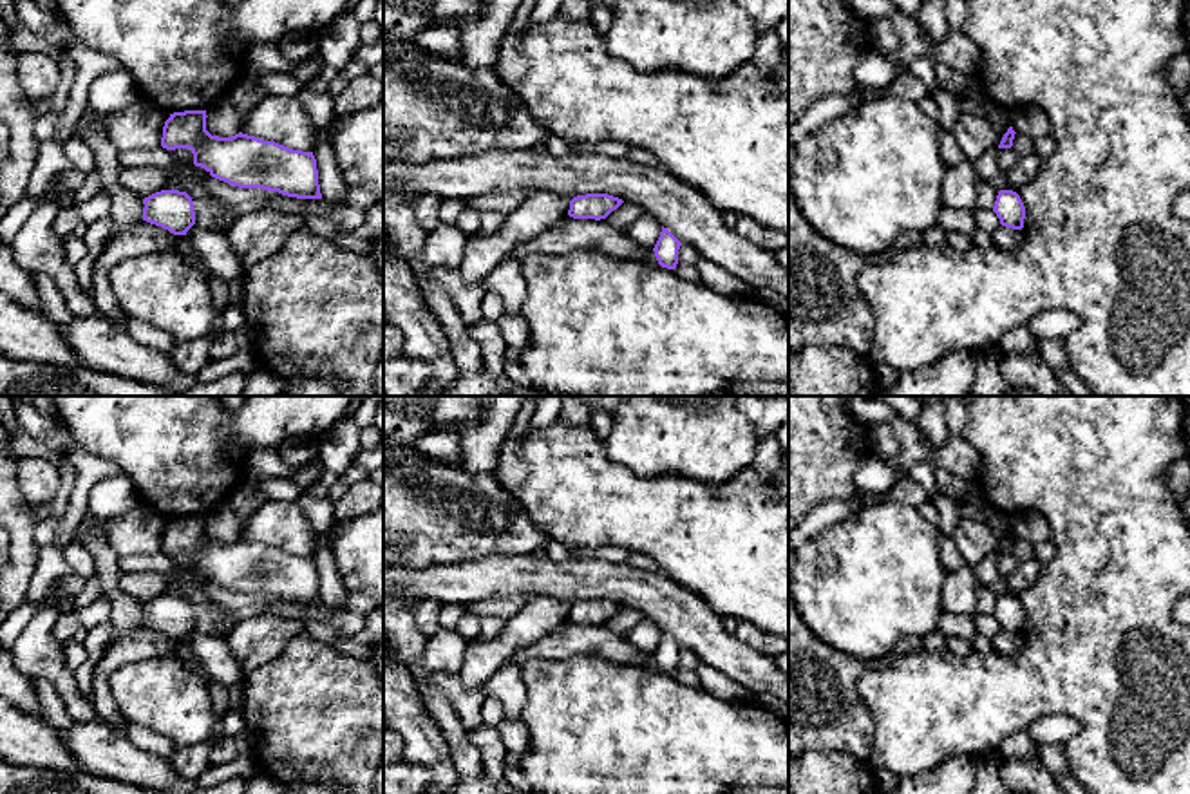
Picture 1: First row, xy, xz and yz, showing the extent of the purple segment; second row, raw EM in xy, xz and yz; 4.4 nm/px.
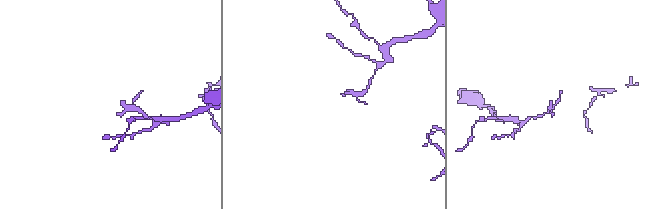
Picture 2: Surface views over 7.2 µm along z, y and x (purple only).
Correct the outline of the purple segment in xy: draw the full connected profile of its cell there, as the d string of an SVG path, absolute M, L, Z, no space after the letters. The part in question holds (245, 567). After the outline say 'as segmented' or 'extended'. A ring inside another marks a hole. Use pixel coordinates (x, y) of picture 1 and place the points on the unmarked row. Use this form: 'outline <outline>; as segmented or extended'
outline M206 515L174 517L165 526L161 552L188 553L194 570L239 593L262 593L297 604L322 604L313 557L293 555L248 539L231 543L206 535Z; as segmented

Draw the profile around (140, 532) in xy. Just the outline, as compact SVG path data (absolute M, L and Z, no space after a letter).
M141 503L123 517L109 519L105 539L118 557L154 555L161 552L166 517Z

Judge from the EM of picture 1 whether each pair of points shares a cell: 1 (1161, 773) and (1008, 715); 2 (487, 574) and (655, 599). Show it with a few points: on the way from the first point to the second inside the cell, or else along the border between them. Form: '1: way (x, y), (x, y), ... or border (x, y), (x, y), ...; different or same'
1: way (1123, 735), (1089, 700), (1046, 700); same
2: way (528, 576), (613, 581); same

